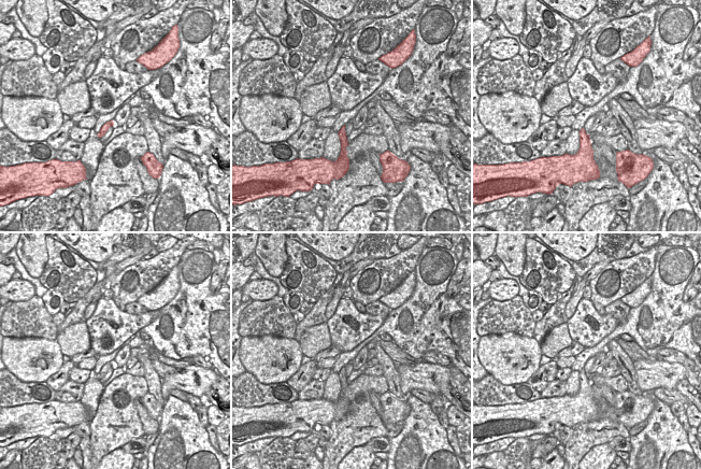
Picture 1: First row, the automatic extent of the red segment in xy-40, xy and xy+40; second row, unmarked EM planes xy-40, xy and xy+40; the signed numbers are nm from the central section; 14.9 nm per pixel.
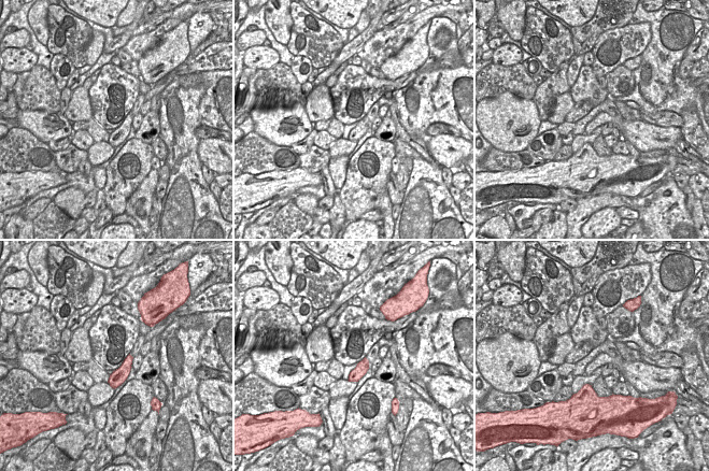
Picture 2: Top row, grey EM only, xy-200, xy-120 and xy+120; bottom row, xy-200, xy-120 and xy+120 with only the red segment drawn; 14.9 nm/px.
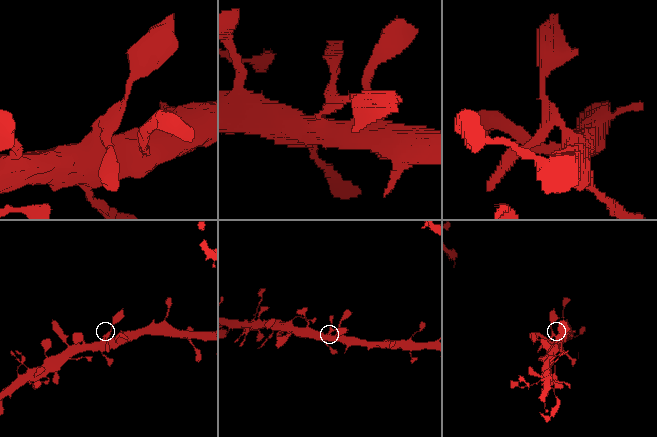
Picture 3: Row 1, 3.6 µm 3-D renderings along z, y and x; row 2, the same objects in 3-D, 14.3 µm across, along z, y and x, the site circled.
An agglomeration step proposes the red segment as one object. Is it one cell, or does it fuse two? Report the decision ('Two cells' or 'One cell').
One cell.

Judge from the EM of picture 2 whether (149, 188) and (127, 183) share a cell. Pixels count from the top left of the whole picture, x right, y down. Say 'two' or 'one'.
two

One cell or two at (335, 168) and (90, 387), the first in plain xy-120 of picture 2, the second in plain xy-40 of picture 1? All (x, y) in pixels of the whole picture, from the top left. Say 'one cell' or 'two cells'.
one cell

